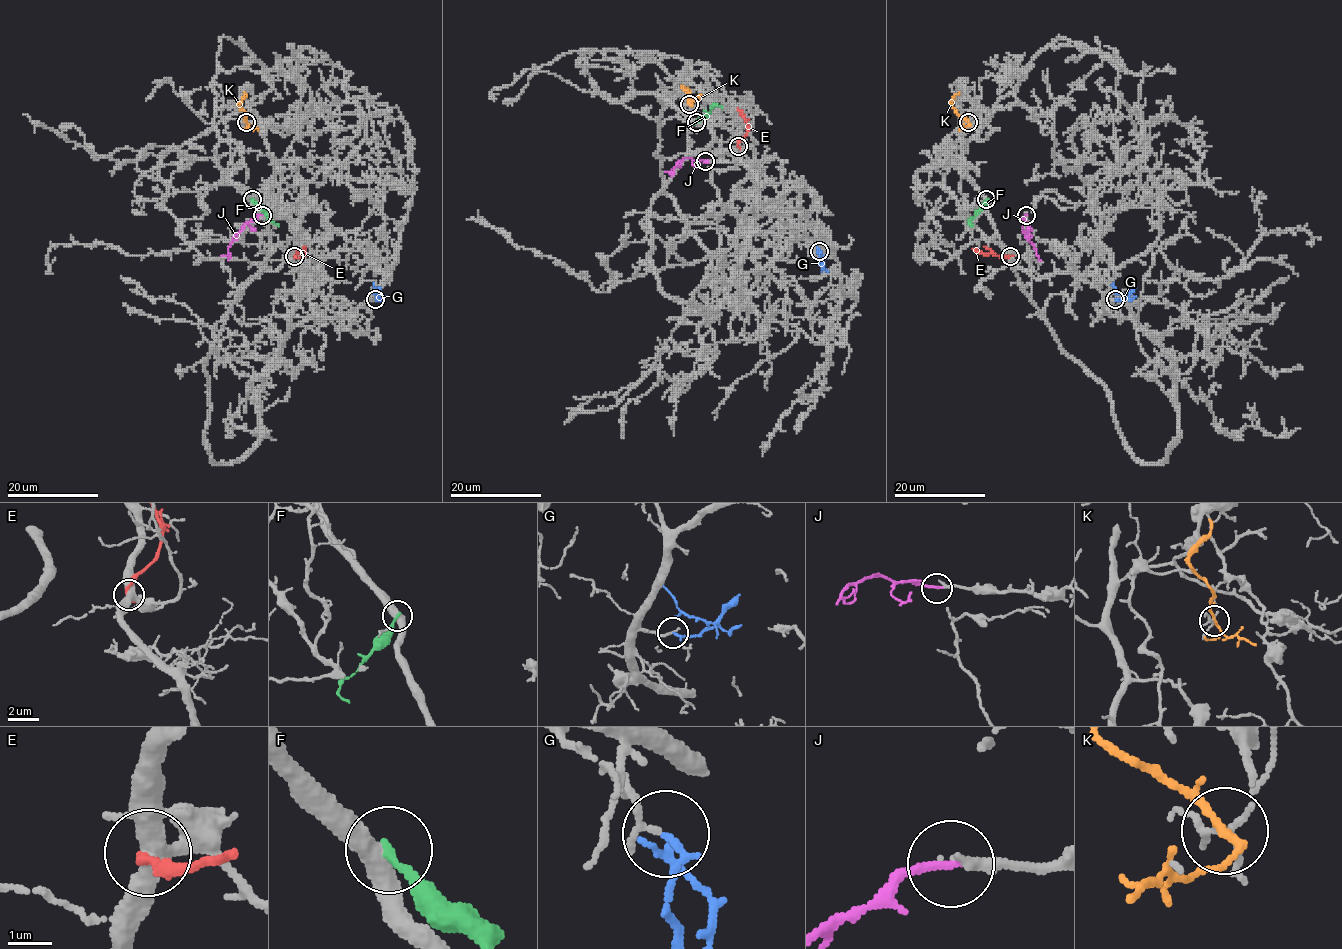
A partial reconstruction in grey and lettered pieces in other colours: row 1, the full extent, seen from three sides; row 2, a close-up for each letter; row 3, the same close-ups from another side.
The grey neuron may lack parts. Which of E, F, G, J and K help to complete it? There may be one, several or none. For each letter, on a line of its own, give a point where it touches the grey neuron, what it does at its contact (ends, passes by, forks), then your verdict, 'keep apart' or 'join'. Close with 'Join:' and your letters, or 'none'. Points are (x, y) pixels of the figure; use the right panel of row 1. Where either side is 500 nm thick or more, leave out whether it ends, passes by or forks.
E: (1010, 256) | it ends | keep apart
F: (986, 199) | it ends | keep apart
G: (1115, 299) | it ends | join
J: (1026, 215) | it ends | join
K: (968, 122) | it passes by | keep apart
Join: G, J

